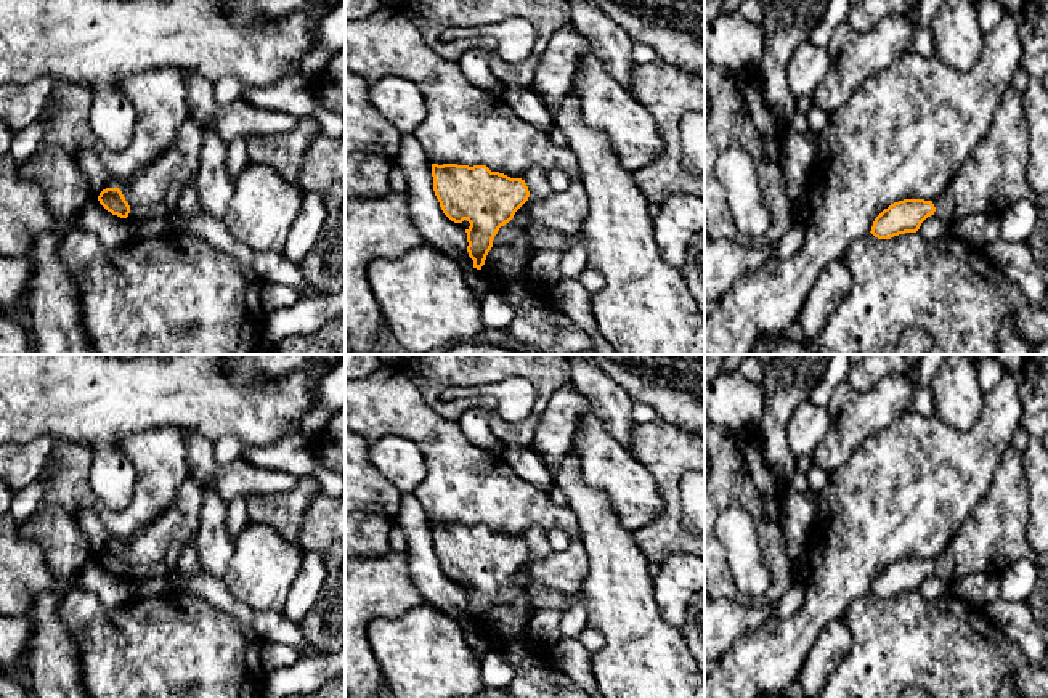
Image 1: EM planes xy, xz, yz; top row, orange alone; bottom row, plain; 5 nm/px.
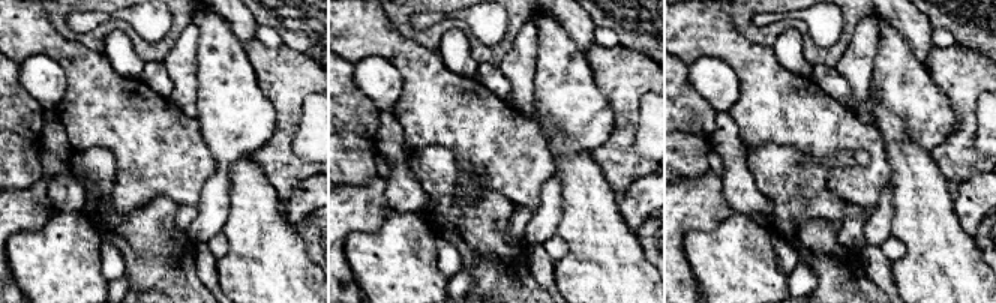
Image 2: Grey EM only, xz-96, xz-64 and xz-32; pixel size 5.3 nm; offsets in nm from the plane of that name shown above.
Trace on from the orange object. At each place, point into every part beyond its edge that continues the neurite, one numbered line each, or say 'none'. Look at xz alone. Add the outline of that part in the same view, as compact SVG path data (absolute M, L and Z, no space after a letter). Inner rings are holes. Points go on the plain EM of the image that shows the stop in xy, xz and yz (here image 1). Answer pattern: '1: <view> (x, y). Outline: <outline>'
1: xz (506, 626). Outline: M506 582L478 629L515 671L509 698L589 698L555 666L552 650L531 639L528 621L533 611L526 587Z

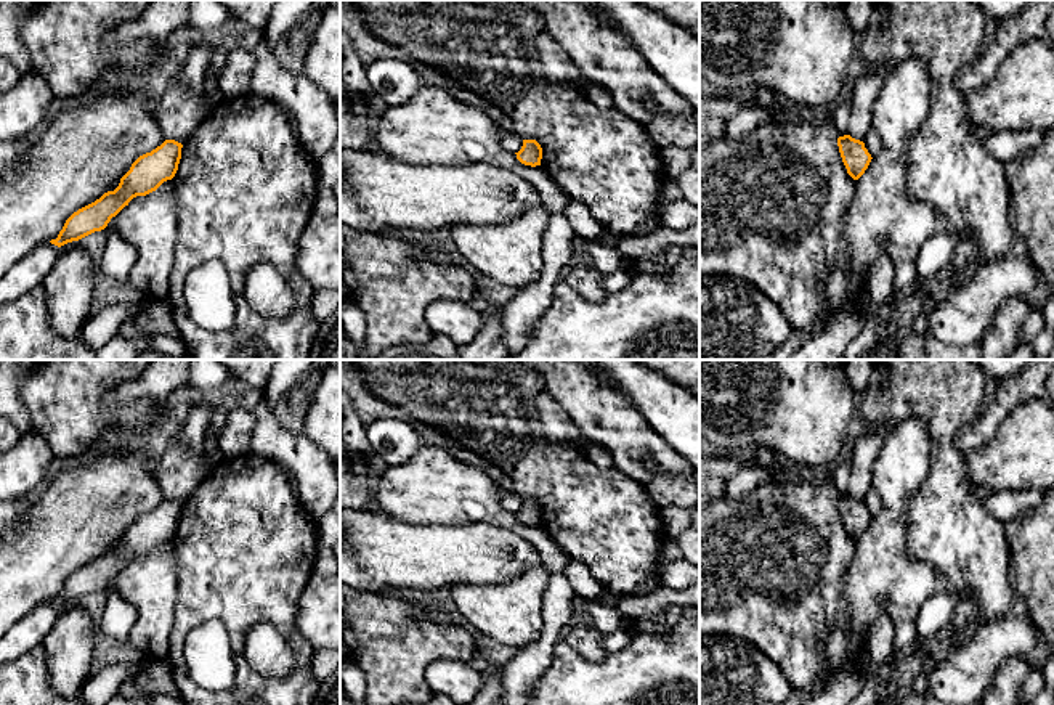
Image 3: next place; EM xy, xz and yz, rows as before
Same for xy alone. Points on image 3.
none

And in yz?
none

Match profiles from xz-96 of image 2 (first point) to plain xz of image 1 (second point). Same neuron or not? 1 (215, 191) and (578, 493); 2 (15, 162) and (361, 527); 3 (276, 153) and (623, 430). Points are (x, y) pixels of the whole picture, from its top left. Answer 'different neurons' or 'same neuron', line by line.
1: different neurons
2: same neuron
3: different neurons

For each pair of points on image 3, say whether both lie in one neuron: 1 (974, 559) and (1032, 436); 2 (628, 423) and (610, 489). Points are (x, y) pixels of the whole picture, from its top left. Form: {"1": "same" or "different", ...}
{"1": "different", "2": "different"}

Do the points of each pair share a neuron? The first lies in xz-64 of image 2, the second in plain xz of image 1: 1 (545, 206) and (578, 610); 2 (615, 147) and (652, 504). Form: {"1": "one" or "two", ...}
{"1": "one", "2": "two"}

